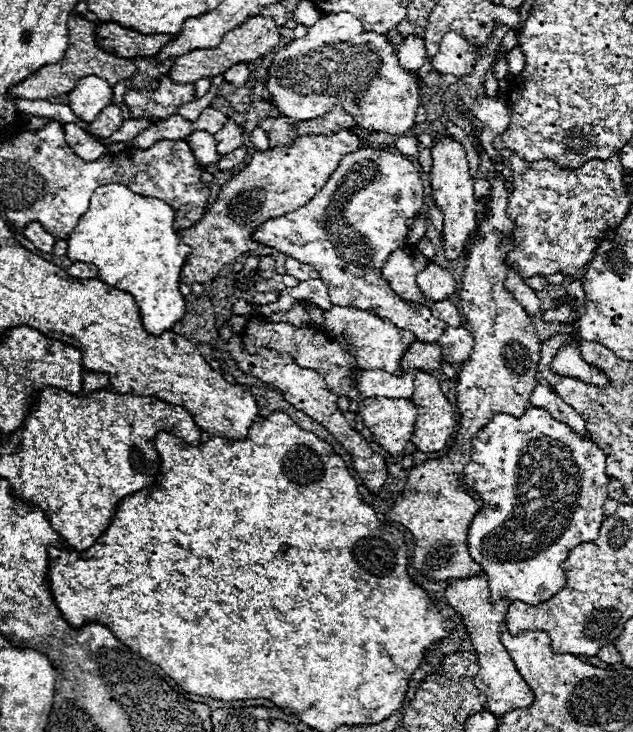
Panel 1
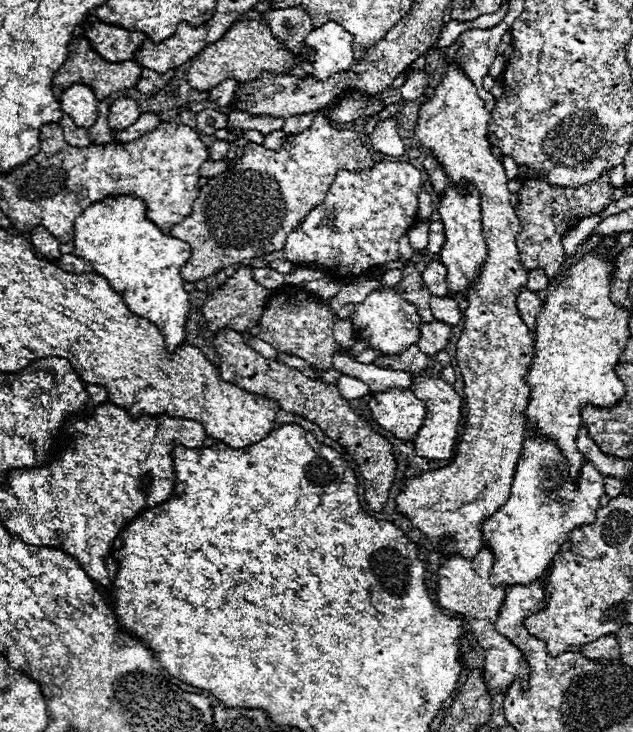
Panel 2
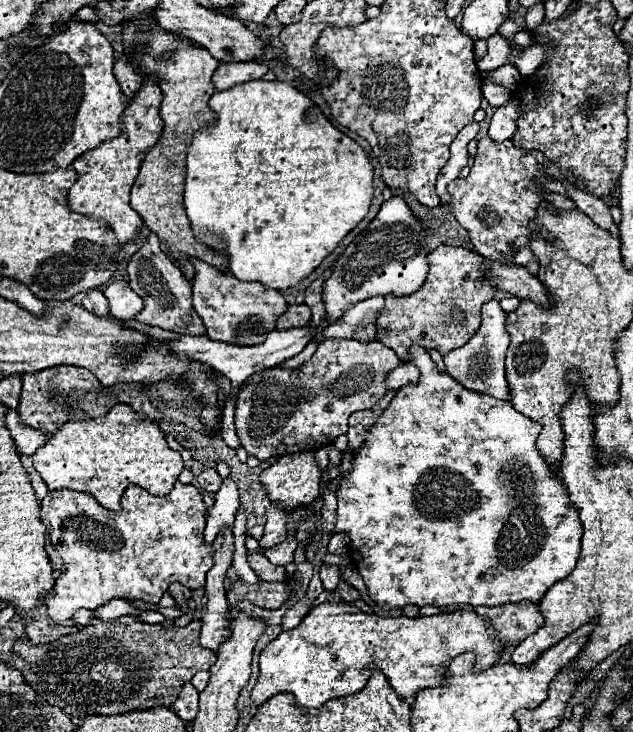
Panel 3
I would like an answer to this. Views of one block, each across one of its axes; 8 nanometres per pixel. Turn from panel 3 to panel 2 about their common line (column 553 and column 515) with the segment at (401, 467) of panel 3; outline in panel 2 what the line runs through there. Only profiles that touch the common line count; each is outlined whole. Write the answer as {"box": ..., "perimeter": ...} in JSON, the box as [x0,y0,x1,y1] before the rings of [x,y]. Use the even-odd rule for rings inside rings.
{"box":[480,430,604,586],"perimeter":[[[530,430],[524,438],[524,450],[516,466],[510,498],[480,526],[484,546],[494,554],[490,584],[528,586],[538,580],[538,576],[546,576],[548,564],[570,538],[570,532],[596,522],[596,510],[600,508],[598,500],[604,494],[604,476],[588,460],[582,464],[574,492],[560,500],[562,504],[554,508],[552,520],[552,454],[562,454],[558,444],[544,434]]]}

